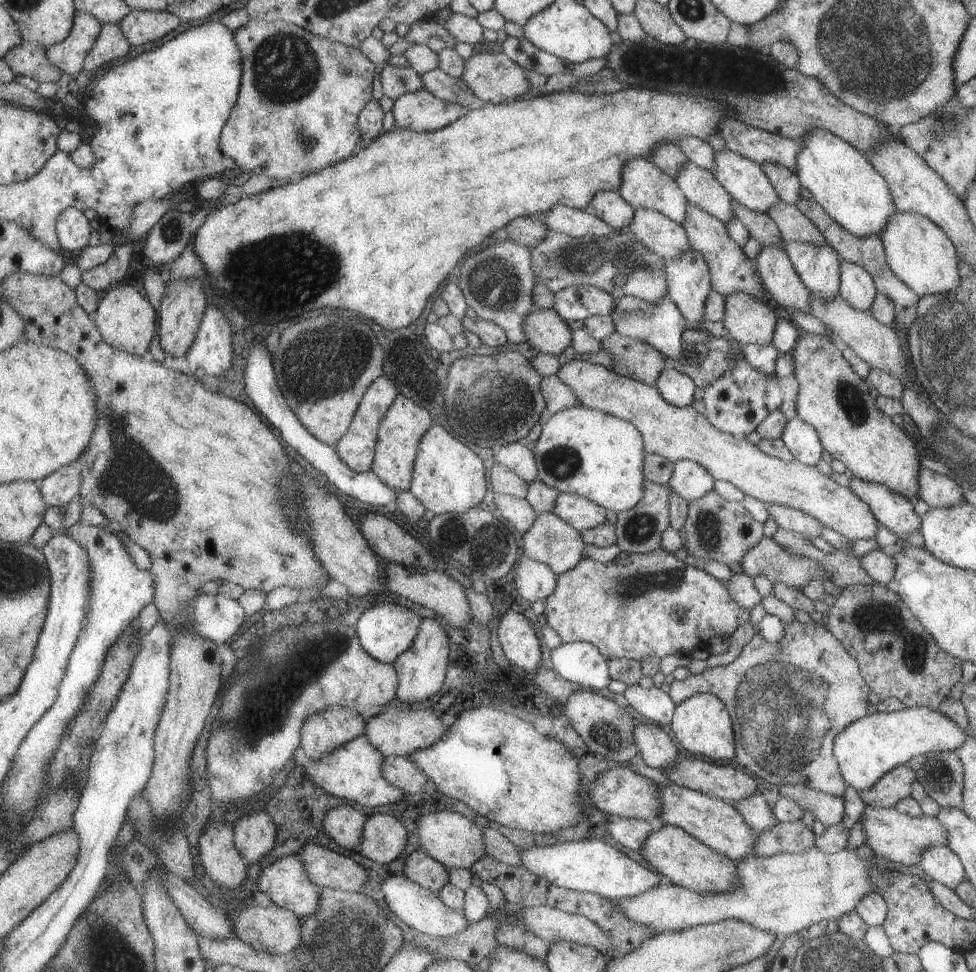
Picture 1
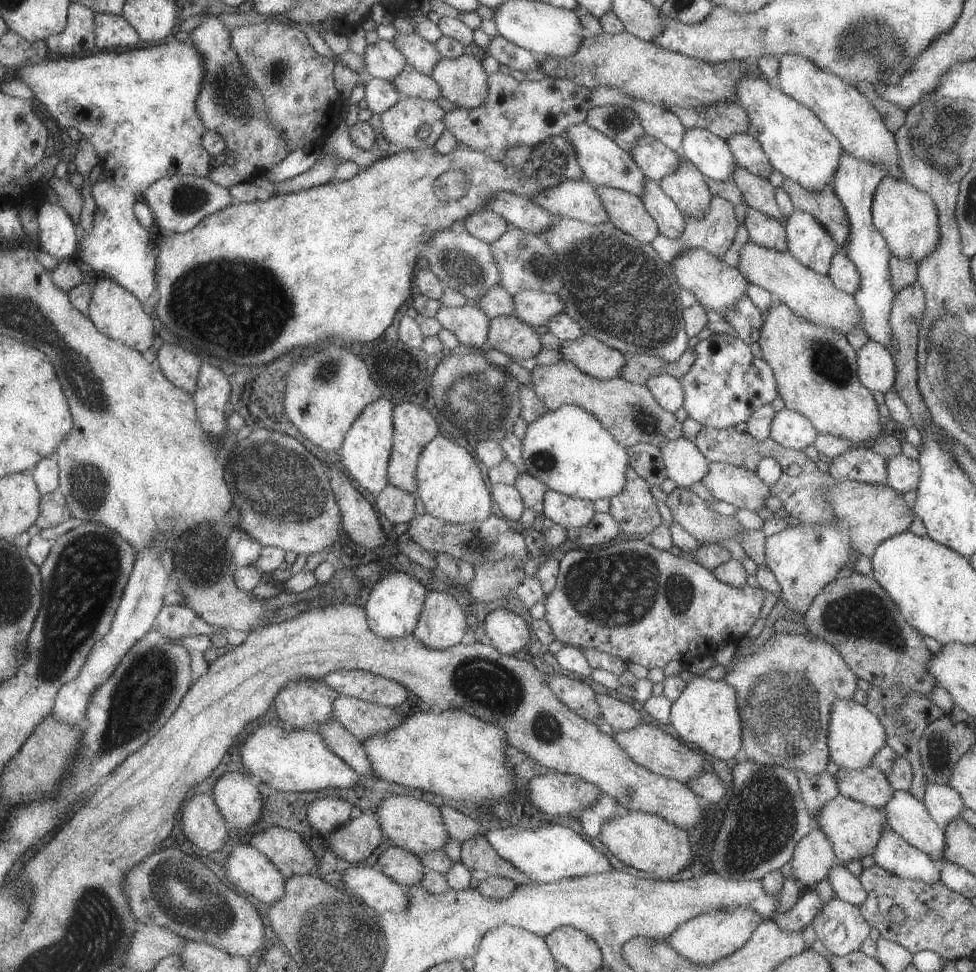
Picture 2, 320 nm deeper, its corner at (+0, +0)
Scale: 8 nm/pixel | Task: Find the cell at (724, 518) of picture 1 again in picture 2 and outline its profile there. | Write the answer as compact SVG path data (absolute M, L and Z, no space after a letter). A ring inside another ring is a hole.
M676 487L673 492L667 494L665 505L670 511L672 520L686 532L691 535L698 544L718 544L728 538L736 538L739 532L744 528L739 524L735 516L725 516L712 510L711 506L705 501L701 500L695 492L691 490Z

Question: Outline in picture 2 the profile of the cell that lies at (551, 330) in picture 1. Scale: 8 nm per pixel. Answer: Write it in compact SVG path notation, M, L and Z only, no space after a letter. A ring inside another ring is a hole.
M496 316L489 319L487 344L491 349L506 354L515 362L529 359L539 354L543 349L541 336L534 331L534 327L517 320L514 316Z

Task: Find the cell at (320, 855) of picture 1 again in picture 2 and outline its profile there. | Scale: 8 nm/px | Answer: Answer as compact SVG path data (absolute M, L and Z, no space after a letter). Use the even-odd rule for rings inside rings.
M271 826L260 833L253 831L250 843L257 850L264 852L286 879L297 875L315 874L318 870L313 850L300 834L292 830Z

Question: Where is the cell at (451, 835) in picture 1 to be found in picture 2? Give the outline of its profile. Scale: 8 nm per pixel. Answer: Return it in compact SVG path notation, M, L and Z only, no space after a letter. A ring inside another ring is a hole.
M410 795L391 796L382 800L378 806L374 806L374 811L383 832L385 832L385 837L391 840L390 845L416 853L418 856L423 856L427 852L443 850L443 847L447 844L447 838L452 838L449 830L447 830L441 808L419 797L411 797Z

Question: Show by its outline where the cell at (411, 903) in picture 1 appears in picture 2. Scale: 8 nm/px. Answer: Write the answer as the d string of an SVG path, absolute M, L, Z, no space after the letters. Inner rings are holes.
M354 865L346 870L342 879L350 893L381 915L385 912L400 914L409 908L409 888L387 876L378 866Z

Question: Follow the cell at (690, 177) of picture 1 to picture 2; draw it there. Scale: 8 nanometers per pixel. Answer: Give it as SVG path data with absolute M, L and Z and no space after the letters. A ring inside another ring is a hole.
M647 133L633 141L628 153L644 178L654 181L674 171L679 162L677 153Z

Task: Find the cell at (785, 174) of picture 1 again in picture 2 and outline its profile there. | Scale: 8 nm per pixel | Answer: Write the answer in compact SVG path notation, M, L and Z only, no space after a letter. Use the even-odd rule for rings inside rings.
M745 133L728 136L725 140L737 165L757 176L768 178L773 170L760 144Z

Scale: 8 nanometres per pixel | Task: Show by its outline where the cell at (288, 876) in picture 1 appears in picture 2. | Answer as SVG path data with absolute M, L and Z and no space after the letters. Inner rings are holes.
M250 842L235 846L224 865L227 882L242 894L247 892L258 900L272 905L286 895L283 873Z

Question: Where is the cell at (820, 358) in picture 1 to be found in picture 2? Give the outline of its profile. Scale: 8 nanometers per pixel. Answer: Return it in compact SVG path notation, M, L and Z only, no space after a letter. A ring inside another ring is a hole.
M775 301L763 314L763 324L759 332L758 344L763 354L762 360L769 364L779 396L784 408L799 412L811 422L817 434L828 434L850 441L851 446L865 442L874 442L877 436L884 434L879 422L877 404L872 393L864 388L858 380L856 352L849 346L846 336L833 328L815 326L796 316L785 304Z

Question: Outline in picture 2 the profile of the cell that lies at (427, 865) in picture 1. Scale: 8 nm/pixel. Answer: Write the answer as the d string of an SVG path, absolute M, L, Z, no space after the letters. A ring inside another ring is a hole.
M388 845L380 854L381 857L377 866L387 876L391 876L393 880L408 888L421 885L429 872L427 866L423 864L421 856L403 848Z

